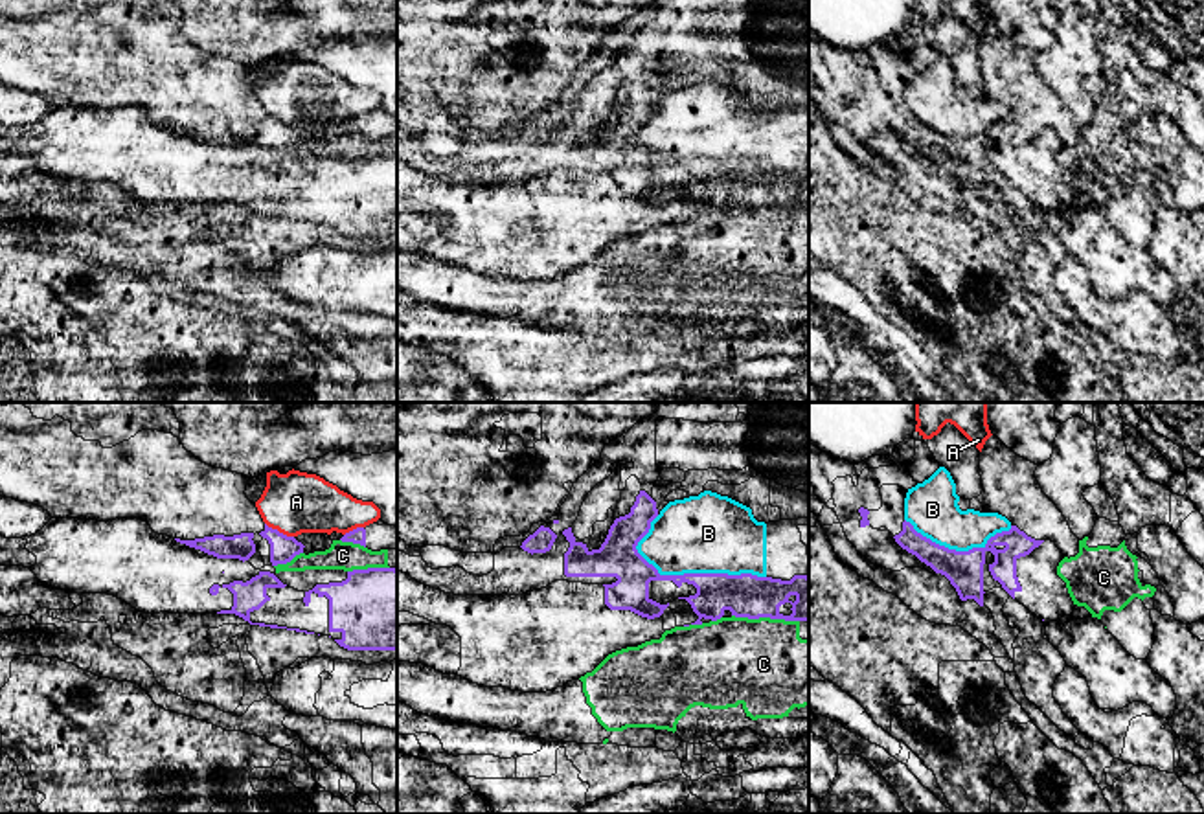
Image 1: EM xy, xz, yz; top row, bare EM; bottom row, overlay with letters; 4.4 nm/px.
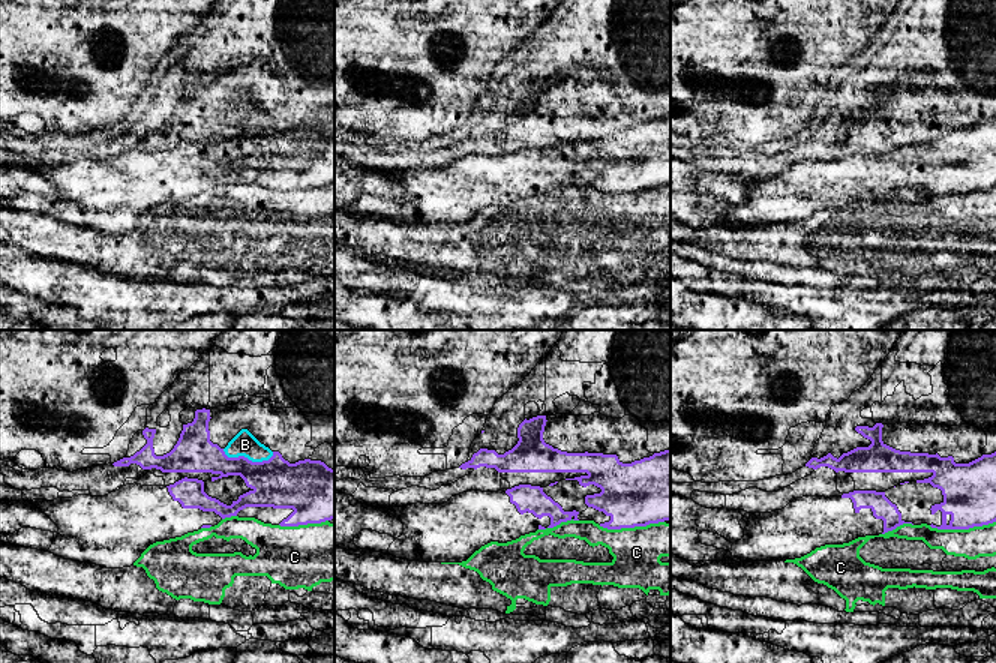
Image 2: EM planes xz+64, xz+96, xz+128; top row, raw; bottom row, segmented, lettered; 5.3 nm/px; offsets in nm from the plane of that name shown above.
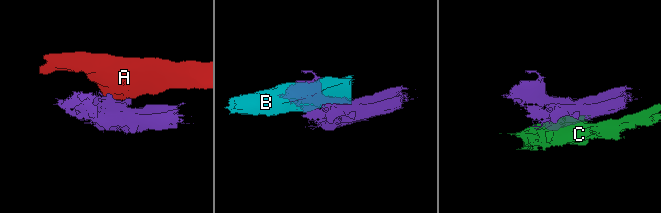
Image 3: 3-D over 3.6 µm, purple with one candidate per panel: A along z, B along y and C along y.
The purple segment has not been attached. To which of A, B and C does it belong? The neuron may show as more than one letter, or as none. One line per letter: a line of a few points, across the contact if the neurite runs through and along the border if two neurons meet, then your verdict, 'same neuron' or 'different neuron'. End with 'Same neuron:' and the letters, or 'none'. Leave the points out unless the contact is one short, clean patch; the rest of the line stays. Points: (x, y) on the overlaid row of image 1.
A: different neuron
B: different neuron
C: different neuron
Same neuron: none

